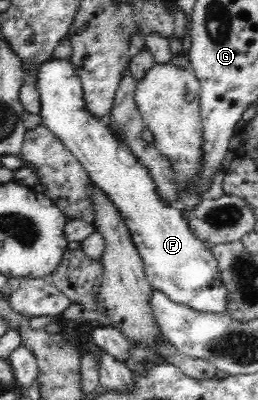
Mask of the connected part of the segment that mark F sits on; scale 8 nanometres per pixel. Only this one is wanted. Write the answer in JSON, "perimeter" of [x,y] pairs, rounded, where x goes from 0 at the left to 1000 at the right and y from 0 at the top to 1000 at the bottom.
{"perimeter":[[[198,143],[186,150],[159,158],[155,168],[140,175],[140,200],[132,208],[140,225],[147,225],[147,248],[155,255],[155,293],[159,308],[194,325],[194,333],[209,335],[209,343],[225,345],[252,365],[264,370],[264,378],[275,378],[287,385],[287,393],[318,413],[318,420],[329,423],[345,448],[364,458],[364,463],[388,468],[388,475],[426,495],[426,505],[442,508],[442,515],[457,520],[457,528],[473,533],[473,545],[488,555],[488,565],[504,573],[504,585],[512,585],[512,600],[519,603],[519,615],[535,623],[535,630],[547,638],[554,653],[554,670],[562,673],[562,690],[581,705],[581,713],[593,723],[624,723],[628,733],[659,745],[659,750],[686,755],[694,763],[736,768],[752,778],[775,783],[822,783],[822,785],[876,785],[884,773],[888,738],[876,715],[864,710],[860,695],[853,693],[845,650],[829,643],[829,635],[806,623],[791,620],[791,613],[736,580],[733,565],[721,563],[721,555],[702,543],[698,520],[663,518],[659,513],[632,513],[616,503],[612,488],[605,485],[605,465],[597,465],[597,453],[574,440],[566,418],[554,418],[535,398],[523,395],[523,388],[512,383],[512,375],[492,365],[492,360],[465,360],[434,330],[419,325],[419,315],[395,310],[391,300],[357,298],[357,290],[341,285],[333,265],[318,265],[318,215],[310,208],[310,195],[295,183],[295,170],[283,165],[283,158],[267,148],[248,145],[209,145]]]}

